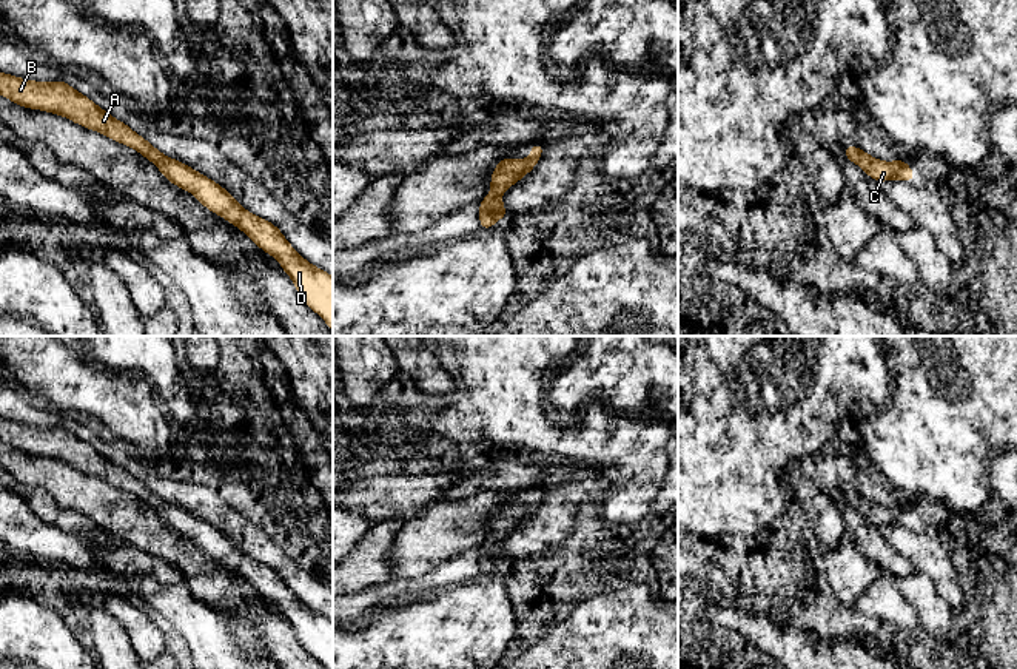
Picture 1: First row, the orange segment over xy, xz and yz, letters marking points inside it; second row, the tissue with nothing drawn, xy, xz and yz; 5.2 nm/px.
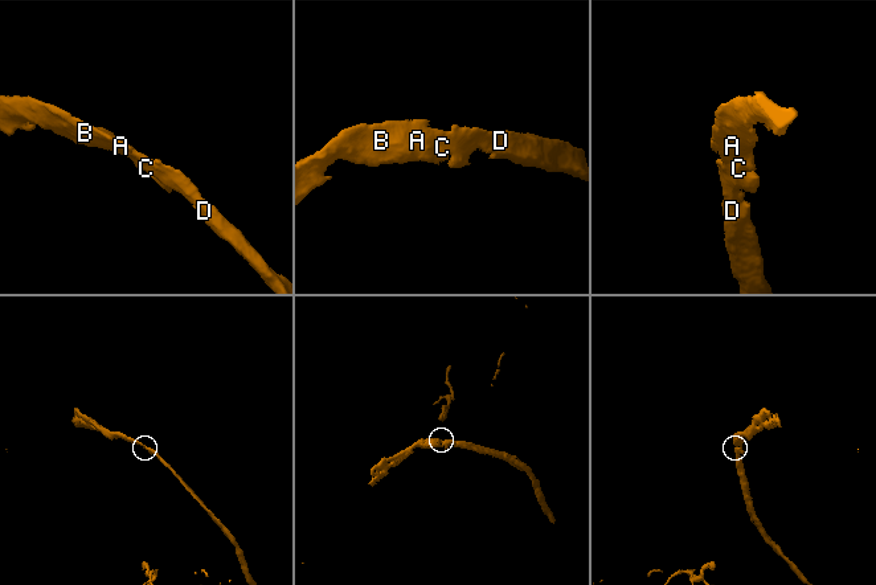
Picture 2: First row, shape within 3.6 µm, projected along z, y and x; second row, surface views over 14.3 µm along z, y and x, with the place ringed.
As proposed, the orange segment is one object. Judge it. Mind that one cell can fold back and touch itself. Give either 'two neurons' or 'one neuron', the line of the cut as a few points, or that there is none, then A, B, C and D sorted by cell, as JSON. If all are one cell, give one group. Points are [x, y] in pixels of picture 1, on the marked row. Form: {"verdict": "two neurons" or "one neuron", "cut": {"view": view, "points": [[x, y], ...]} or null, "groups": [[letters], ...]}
{"verdict": "one neuron", "cut": null, "groups": [["A", "B", "C", "D"]]}

